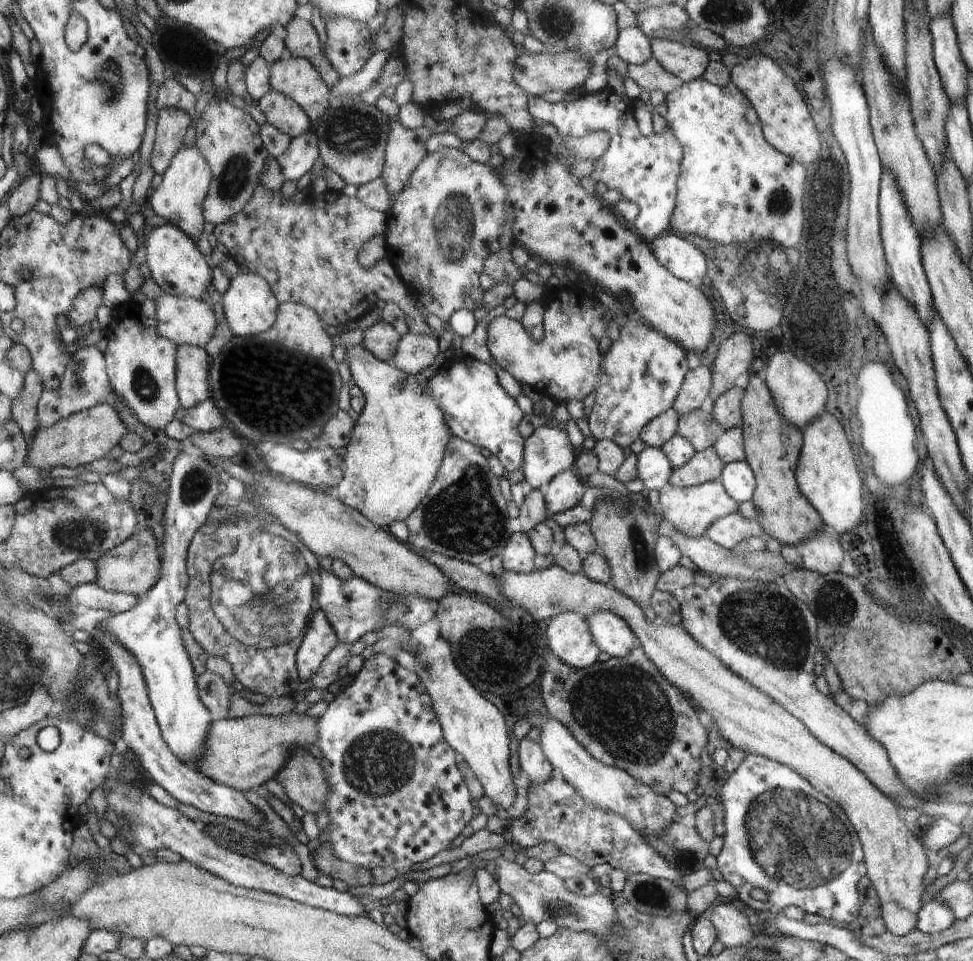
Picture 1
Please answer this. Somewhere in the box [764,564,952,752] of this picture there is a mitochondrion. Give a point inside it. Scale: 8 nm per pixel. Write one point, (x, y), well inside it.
(835, 603)

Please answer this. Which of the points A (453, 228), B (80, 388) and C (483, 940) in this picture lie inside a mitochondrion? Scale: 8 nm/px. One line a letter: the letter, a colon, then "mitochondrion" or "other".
A: mitochondrion
B: mitochondrion
C: other

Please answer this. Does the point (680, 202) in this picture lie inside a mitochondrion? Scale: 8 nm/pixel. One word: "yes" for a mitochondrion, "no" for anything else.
no

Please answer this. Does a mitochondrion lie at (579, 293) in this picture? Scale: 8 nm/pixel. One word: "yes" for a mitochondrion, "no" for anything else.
no

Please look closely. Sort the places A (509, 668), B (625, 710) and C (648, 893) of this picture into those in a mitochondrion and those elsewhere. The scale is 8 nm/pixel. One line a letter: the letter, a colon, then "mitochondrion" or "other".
A: mitochondrion
B: mitochondrion
C: mitochondrion

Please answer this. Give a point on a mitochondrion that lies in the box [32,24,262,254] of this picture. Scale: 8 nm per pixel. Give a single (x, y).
(103, 81)

